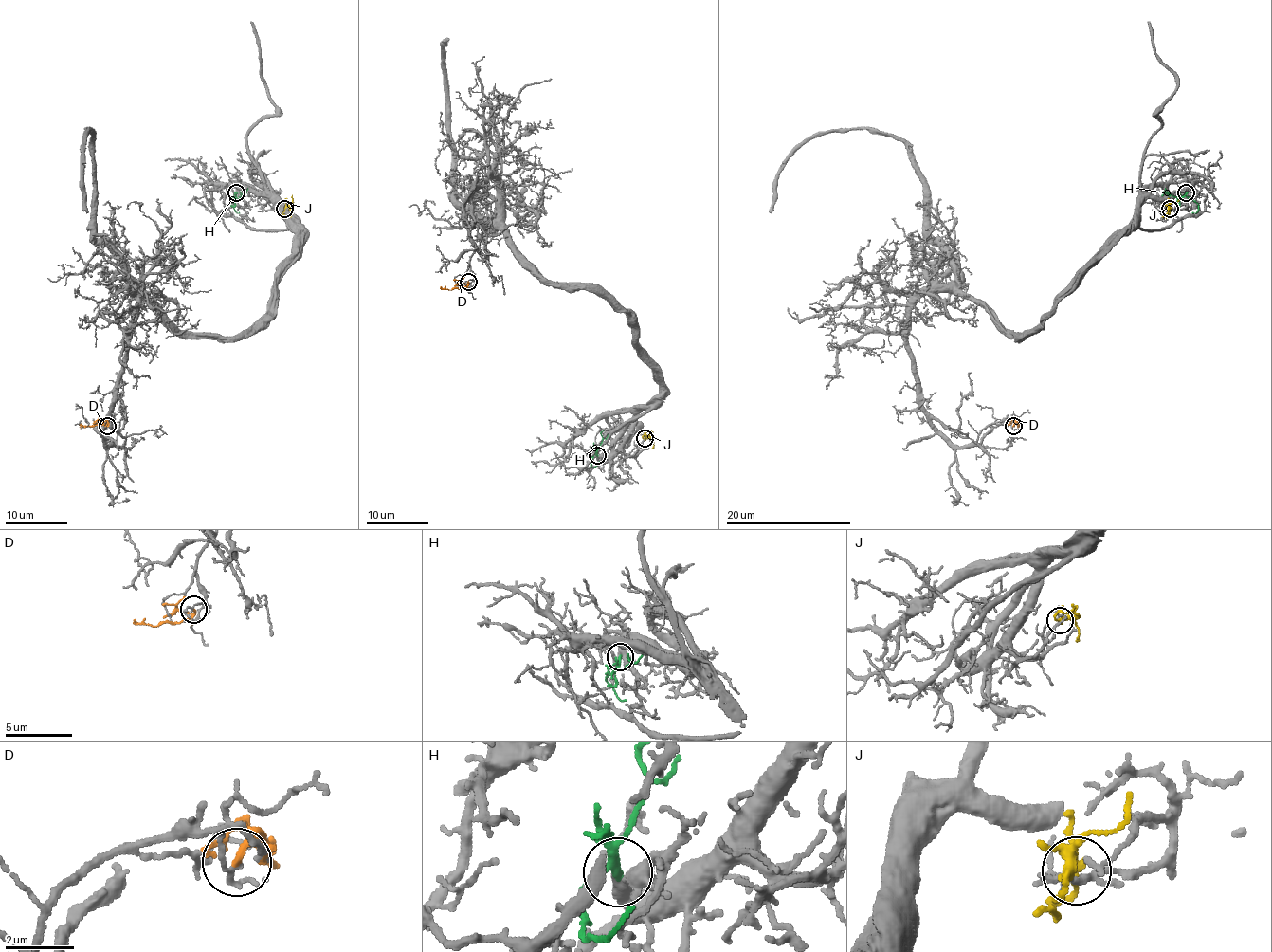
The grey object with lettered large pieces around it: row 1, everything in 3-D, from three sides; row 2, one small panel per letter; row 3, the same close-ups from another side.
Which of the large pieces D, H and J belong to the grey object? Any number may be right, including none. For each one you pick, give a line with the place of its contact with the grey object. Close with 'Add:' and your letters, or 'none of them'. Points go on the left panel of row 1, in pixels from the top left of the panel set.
H: Touches grey at (236, 192)
Add: H

